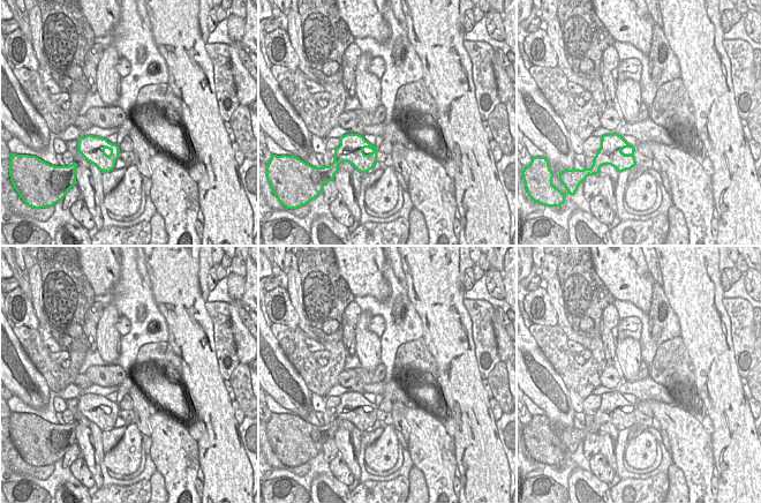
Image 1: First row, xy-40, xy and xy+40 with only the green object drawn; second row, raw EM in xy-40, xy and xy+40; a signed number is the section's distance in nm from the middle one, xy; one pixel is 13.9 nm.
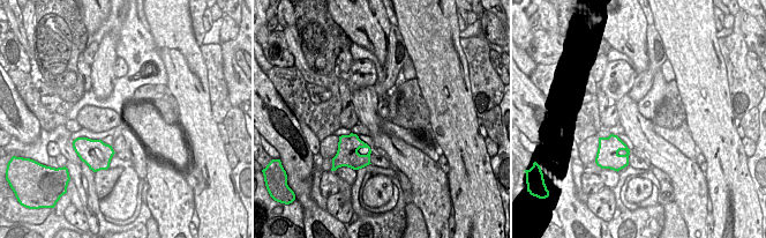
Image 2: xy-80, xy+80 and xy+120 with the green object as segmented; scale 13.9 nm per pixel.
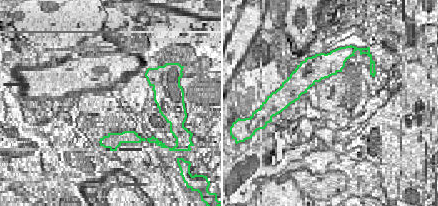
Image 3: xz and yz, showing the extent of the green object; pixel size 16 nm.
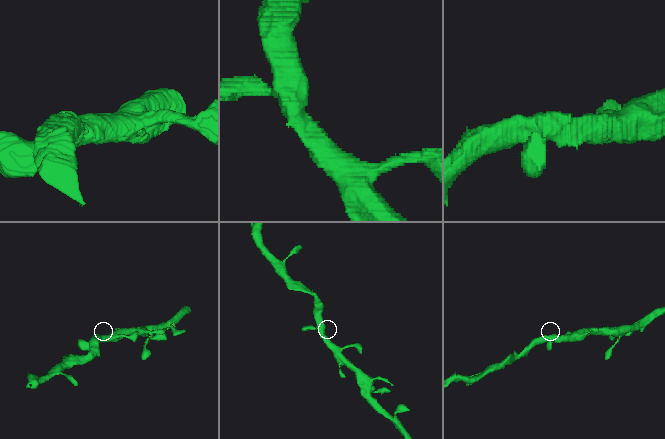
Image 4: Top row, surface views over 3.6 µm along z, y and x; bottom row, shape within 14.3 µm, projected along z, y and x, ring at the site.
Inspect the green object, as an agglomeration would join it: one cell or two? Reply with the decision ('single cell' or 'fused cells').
single cell

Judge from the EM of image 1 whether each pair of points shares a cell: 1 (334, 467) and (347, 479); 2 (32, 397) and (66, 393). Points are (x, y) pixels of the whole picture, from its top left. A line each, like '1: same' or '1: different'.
1: same
2: different

